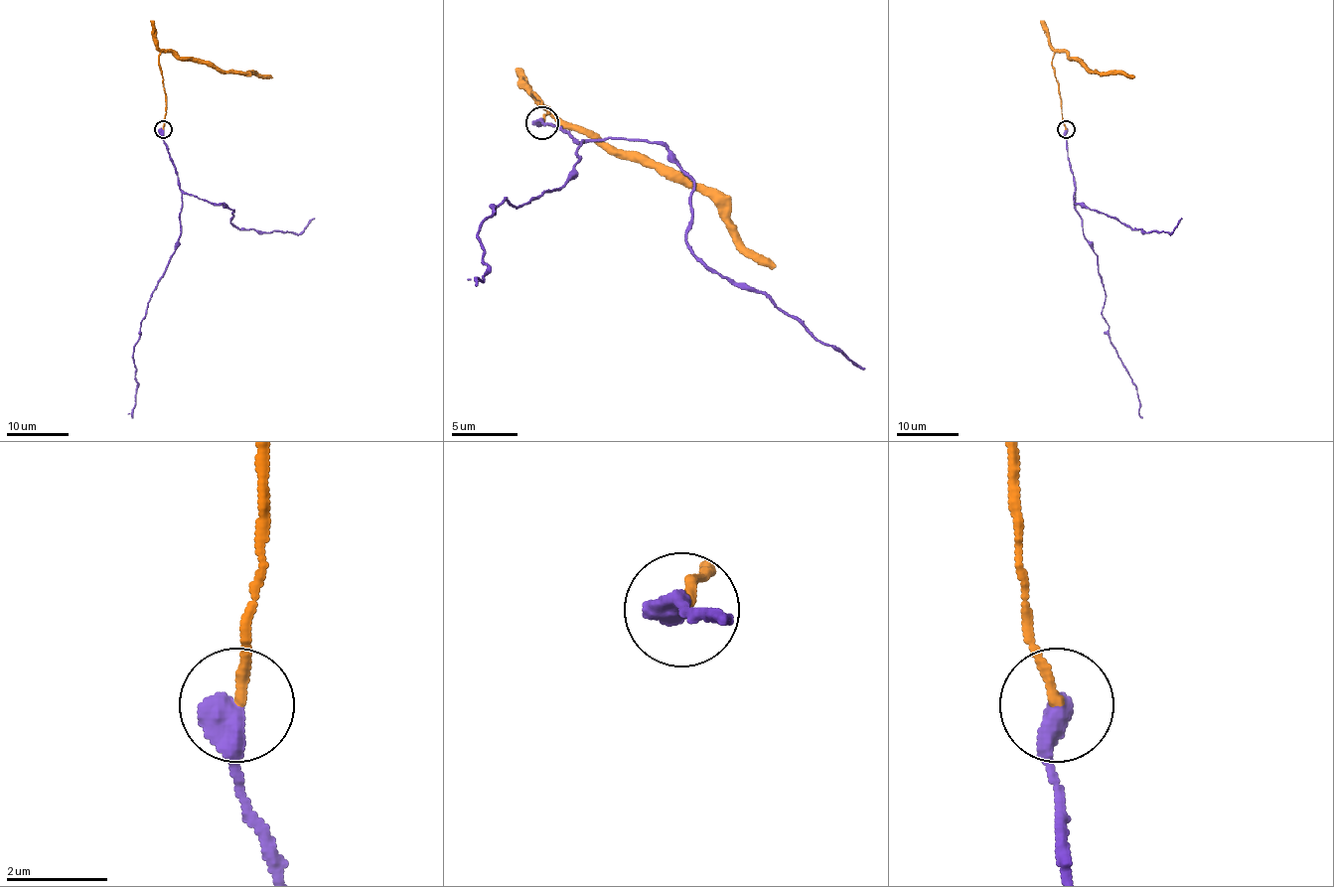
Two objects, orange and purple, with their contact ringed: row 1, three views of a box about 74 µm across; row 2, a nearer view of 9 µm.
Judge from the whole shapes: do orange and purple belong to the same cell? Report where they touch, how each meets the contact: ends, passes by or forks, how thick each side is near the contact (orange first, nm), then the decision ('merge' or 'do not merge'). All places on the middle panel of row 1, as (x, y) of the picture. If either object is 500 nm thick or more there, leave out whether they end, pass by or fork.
place (541, 122); calibres 190 and 550 nm; merge

